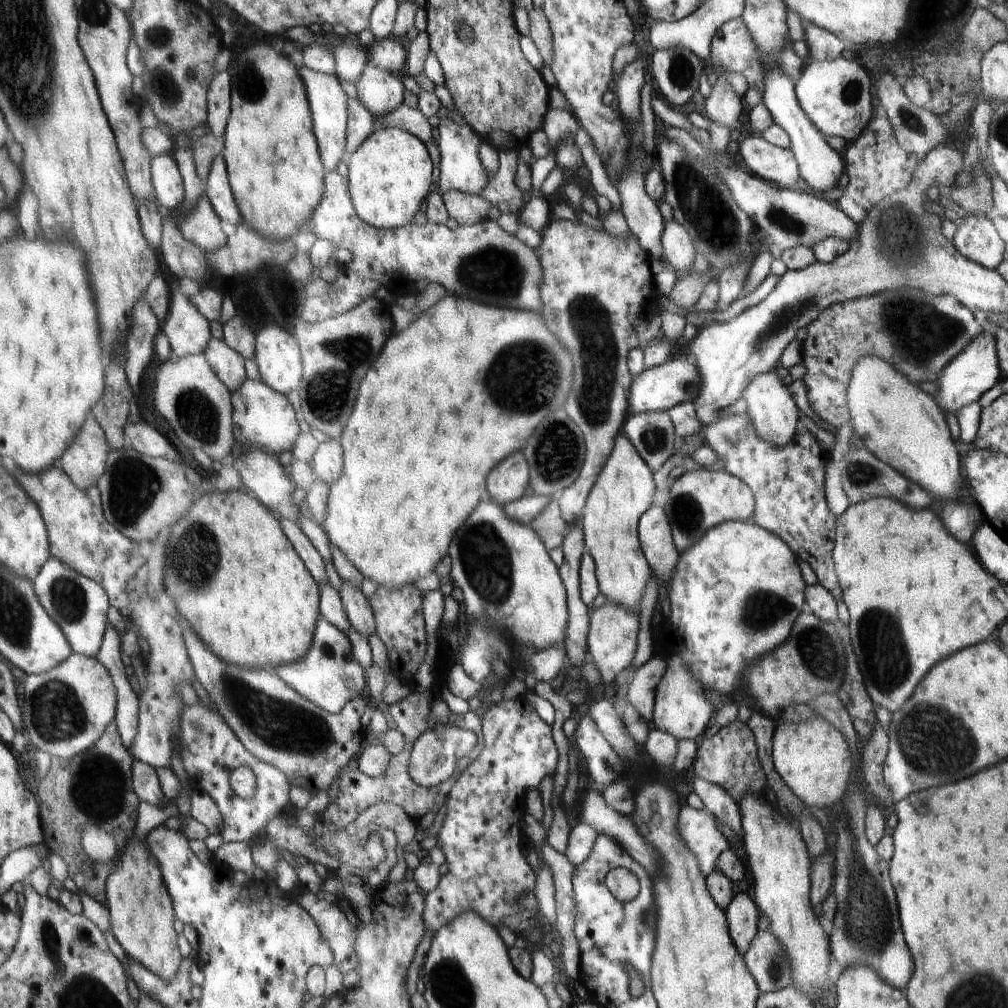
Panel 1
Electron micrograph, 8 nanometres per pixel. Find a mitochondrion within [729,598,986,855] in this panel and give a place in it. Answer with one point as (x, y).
(941, 746)

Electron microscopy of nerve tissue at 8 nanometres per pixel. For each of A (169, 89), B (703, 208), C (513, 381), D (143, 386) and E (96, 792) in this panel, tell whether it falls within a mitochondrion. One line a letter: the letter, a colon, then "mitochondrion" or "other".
A: mitochondrion
B: mitochondrion
C: mitochondrion
D: other
E: mitochondrion

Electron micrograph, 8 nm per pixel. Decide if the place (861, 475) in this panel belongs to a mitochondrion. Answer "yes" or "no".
yes

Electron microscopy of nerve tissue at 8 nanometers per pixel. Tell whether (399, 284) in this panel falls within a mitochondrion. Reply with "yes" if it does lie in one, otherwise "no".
no

